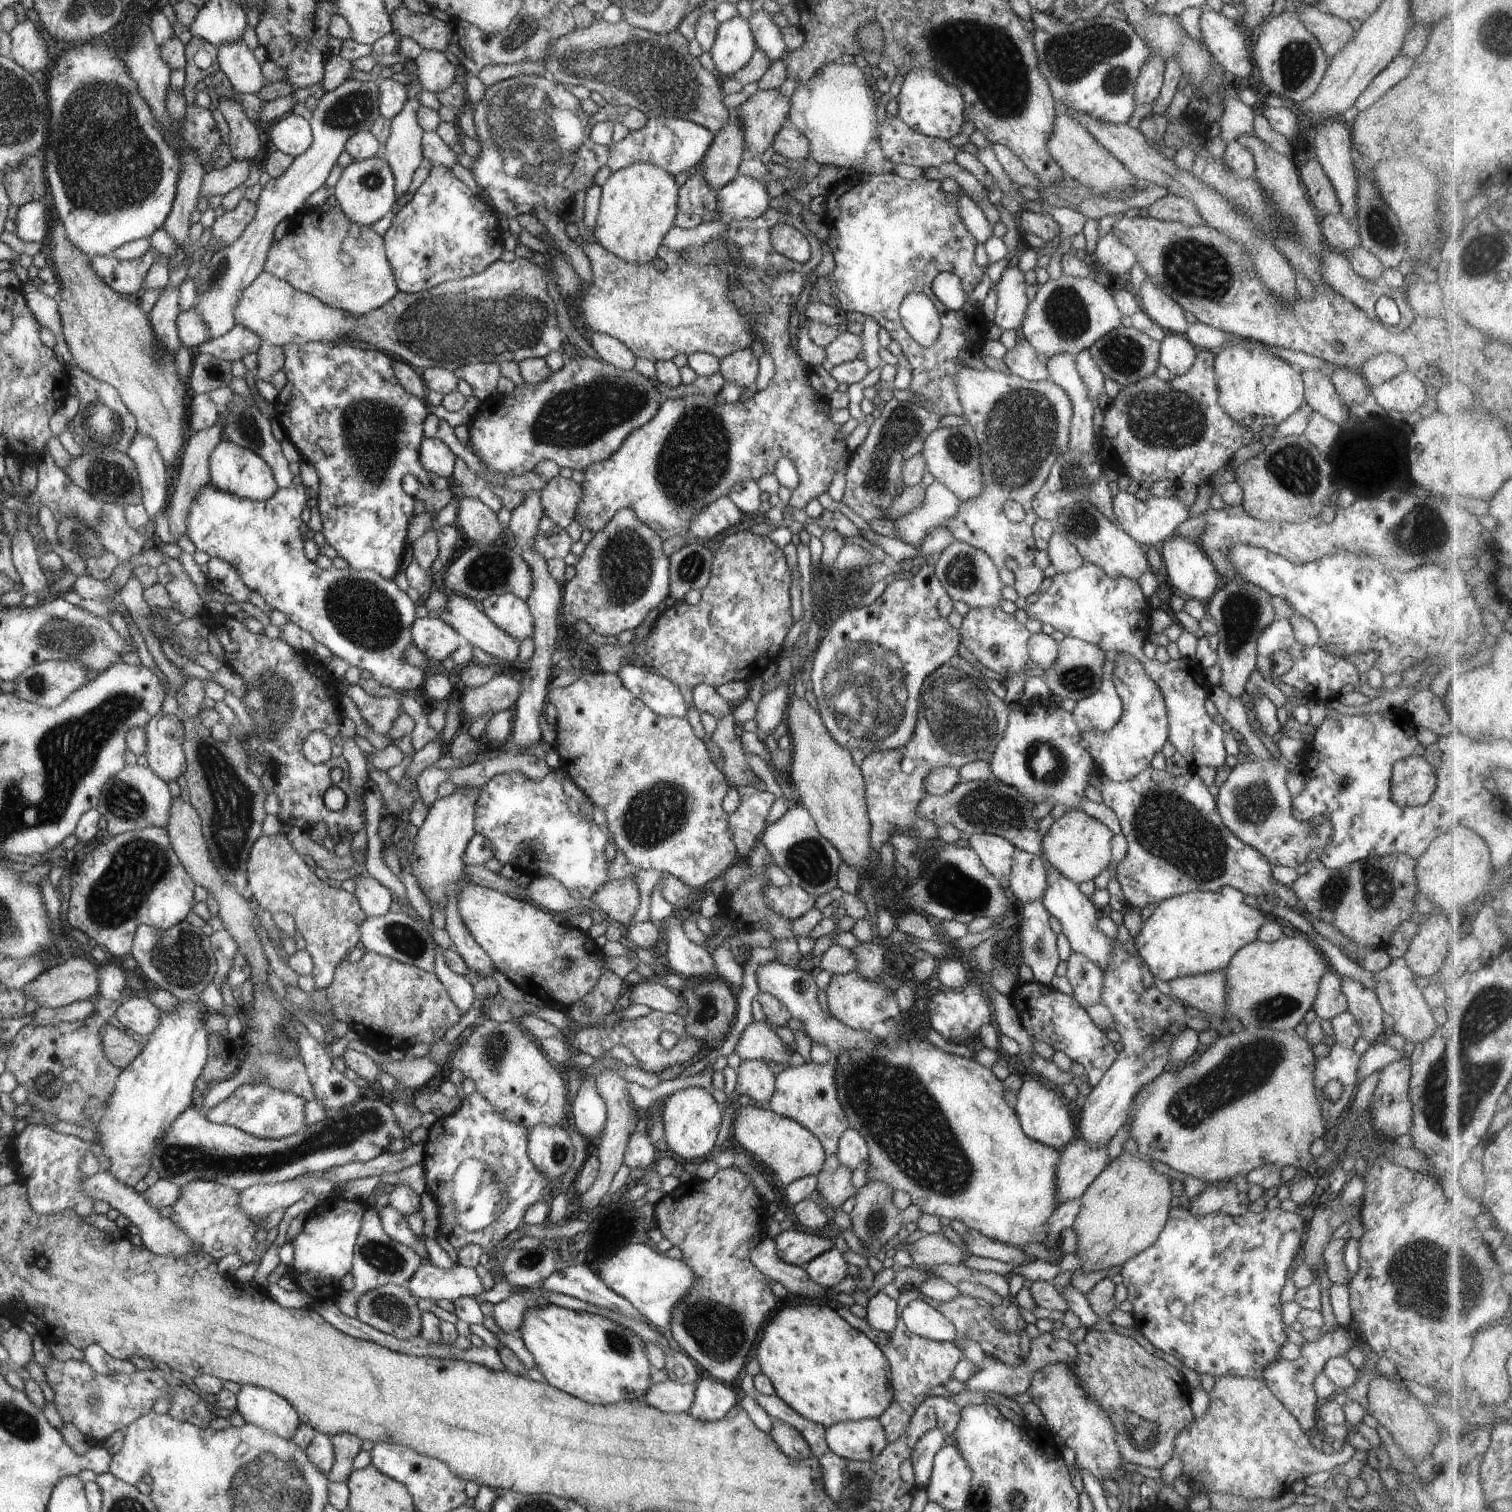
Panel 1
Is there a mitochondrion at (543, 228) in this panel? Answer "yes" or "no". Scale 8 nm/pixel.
no

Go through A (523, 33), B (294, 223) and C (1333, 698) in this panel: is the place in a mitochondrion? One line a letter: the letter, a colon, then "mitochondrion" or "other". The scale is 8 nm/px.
A: mitochondrion
B: other
C: other

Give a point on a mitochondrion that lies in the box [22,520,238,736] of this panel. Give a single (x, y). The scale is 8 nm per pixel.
(59, 636)

